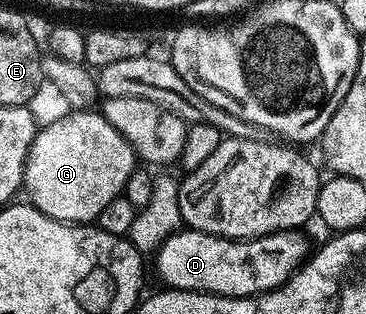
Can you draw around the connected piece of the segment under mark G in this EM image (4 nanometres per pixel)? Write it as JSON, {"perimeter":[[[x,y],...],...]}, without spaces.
{"perimeter":[[[78,112],[78,113],[65,113],[55,120],[53,123],[44,124],[38,130],[37,135],[33,139],[33,143],[29,146],[29,151],[25,154],[25,172],[23,174],[23,191],[27,196],[28,202],[36,207],[47,217],[54,219],[59,223],[72,223],[74,225],[89,225],[92,224],[99,217],[99,213],[111,202],[112,199],[118,198],[122,194],[121,191],[125,187],[125,182],[129,179],[129,174],[133,171],[133,163],[135,164],[135,156],[133,151],[130,150],[127,143],[118,132],[108,123],[101,113],[92,112]]]}

